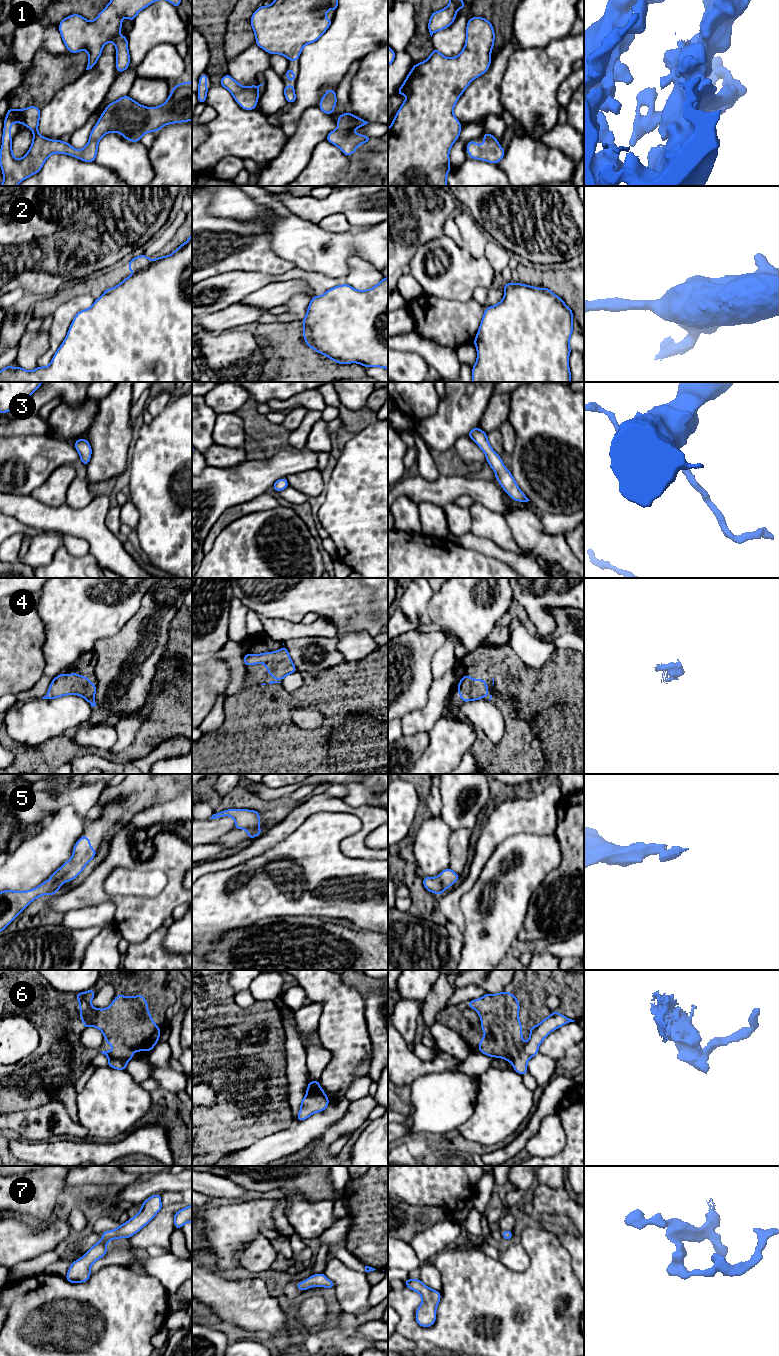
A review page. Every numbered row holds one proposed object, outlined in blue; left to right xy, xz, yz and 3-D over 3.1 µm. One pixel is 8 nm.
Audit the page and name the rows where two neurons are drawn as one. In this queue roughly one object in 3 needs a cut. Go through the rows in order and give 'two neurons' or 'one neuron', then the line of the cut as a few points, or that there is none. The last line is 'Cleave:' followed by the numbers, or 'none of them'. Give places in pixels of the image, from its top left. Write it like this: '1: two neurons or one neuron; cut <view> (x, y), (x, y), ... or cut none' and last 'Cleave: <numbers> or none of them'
1: one neuron; cut none
2: two neurons; cut xy (165, 256), (135, 273)
3: one neuron; cut none
4: one neuron; cut none
5: one neuron; cut none
6: two neurons; cut xz (306, 1094), (321, 1095), (328, 1100)
7: one neuron; cut none
Cleave: 2, 6

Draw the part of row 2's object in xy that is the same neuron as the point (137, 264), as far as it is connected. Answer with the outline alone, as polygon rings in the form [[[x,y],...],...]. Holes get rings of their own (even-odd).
[[[142,254],[138,257],[133,258],[128,262],[130,266],[128,267],[127,270],[128,271],[133,270],[135,273],[140,272],[146,269],[147,267],[151,266],[154,262],[160,260],[163,257],[158,257],[155,260],[151,260],[149,256],[146,257],[144,254]]]

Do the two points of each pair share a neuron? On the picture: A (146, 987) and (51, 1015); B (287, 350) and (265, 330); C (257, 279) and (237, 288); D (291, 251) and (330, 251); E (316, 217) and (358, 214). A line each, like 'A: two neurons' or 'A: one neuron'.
A: one neuron
B: one neuron
C: one neuron
D: one neuron
E: one neuron

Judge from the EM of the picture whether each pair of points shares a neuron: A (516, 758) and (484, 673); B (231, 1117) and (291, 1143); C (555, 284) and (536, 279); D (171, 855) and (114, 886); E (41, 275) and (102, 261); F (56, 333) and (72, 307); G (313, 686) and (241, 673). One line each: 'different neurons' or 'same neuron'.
A: same neuron
B: different neurons
C: same neuron
D: different neurons
E: same neuron
F: same neuron
G: different neurons

